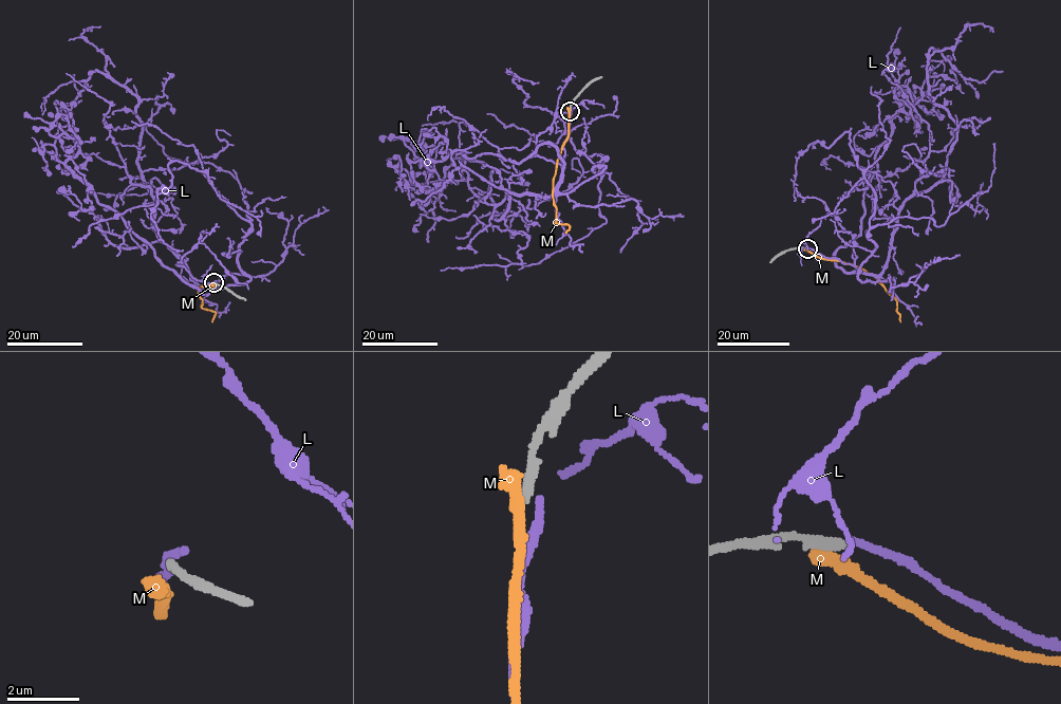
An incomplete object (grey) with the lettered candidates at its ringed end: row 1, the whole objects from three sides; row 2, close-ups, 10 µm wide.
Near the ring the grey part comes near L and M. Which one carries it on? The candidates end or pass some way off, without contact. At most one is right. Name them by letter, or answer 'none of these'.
none of these

